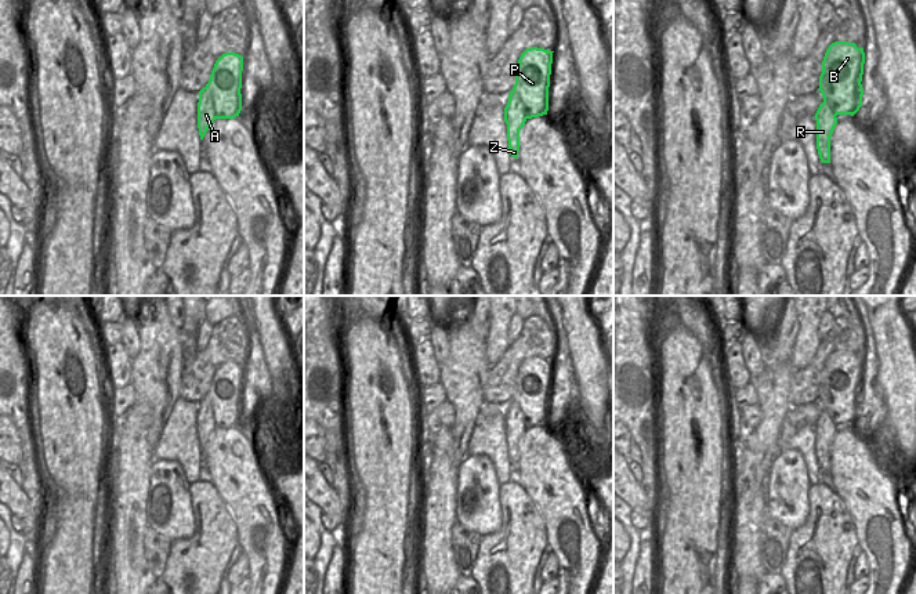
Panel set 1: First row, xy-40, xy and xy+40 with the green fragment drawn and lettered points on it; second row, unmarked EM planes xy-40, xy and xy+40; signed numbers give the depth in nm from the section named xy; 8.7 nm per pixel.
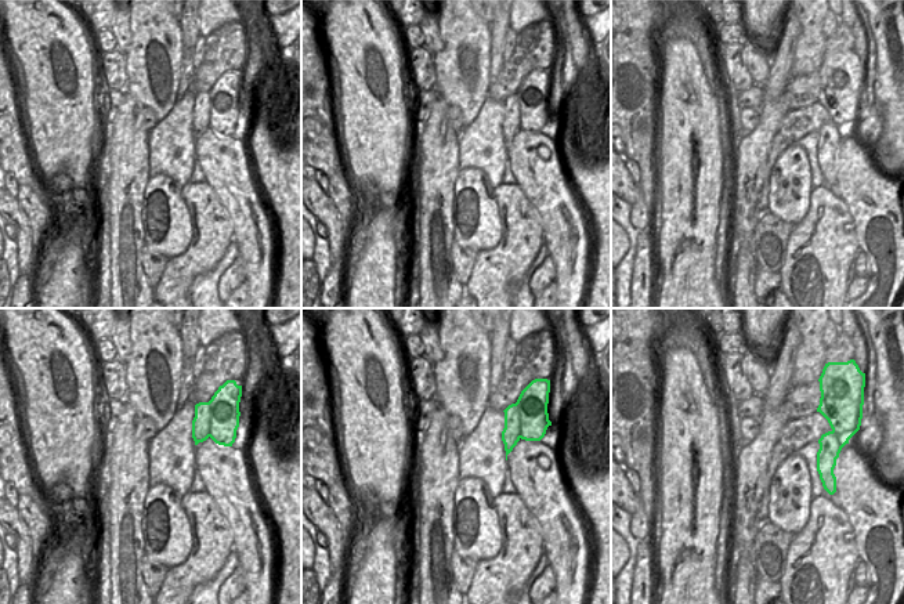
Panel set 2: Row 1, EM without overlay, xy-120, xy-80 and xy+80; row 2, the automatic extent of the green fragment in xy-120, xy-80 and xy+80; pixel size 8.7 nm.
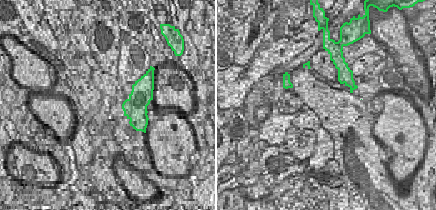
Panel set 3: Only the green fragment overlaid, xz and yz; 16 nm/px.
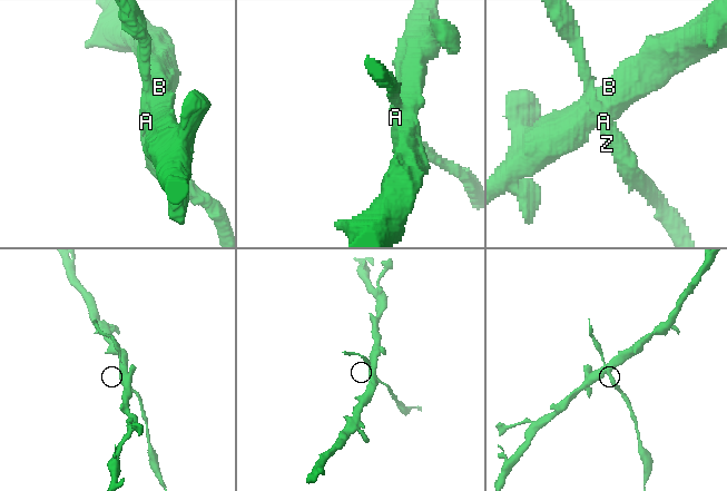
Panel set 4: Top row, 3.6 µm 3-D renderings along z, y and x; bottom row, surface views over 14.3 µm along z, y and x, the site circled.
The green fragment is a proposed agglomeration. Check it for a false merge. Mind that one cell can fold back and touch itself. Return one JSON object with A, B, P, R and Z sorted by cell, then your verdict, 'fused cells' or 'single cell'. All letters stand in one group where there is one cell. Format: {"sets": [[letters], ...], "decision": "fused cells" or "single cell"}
{"sets": [["A", "R", "Z"], ["B", "P"]], "decision": "fused cells"}

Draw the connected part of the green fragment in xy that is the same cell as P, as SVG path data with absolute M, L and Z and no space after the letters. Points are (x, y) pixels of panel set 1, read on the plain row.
M526 358L515 379L515 401L525 417L525 428L547 424L553 362L544 358Z

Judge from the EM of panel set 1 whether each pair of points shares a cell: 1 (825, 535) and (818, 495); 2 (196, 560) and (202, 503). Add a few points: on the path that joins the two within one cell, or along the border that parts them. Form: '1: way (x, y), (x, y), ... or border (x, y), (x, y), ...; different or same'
1: way (825, 525), (825, 504); same
2: way (205, 546), (205, 517); same

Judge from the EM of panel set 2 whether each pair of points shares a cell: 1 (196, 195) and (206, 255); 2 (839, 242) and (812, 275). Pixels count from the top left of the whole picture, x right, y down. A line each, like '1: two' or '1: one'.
1: one
2: one

